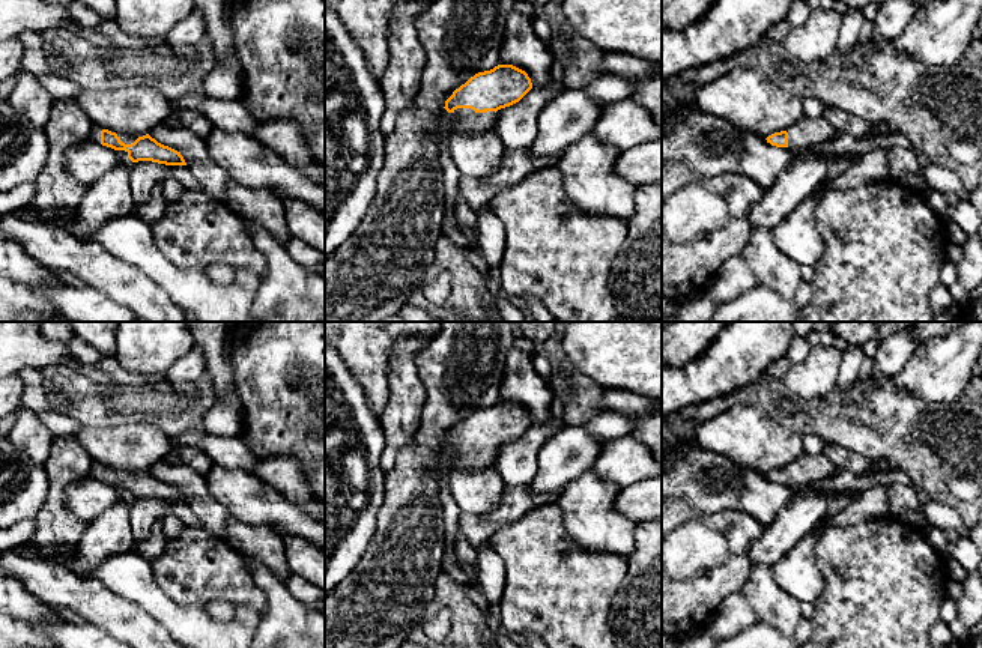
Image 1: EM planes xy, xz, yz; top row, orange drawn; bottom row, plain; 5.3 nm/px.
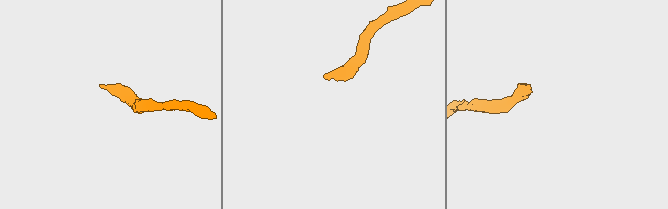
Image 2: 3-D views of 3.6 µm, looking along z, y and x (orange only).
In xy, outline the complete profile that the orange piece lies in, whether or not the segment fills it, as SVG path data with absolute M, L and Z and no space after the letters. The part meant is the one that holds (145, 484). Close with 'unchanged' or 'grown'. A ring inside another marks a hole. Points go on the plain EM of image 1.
M95 463L89 477L117 487L122 493L128 493L132 499L152 498L165 502L186 502L180 489L158 480L149 471L125 471L111 469Z; grown

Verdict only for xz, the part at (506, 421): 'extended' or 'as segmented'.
extended

